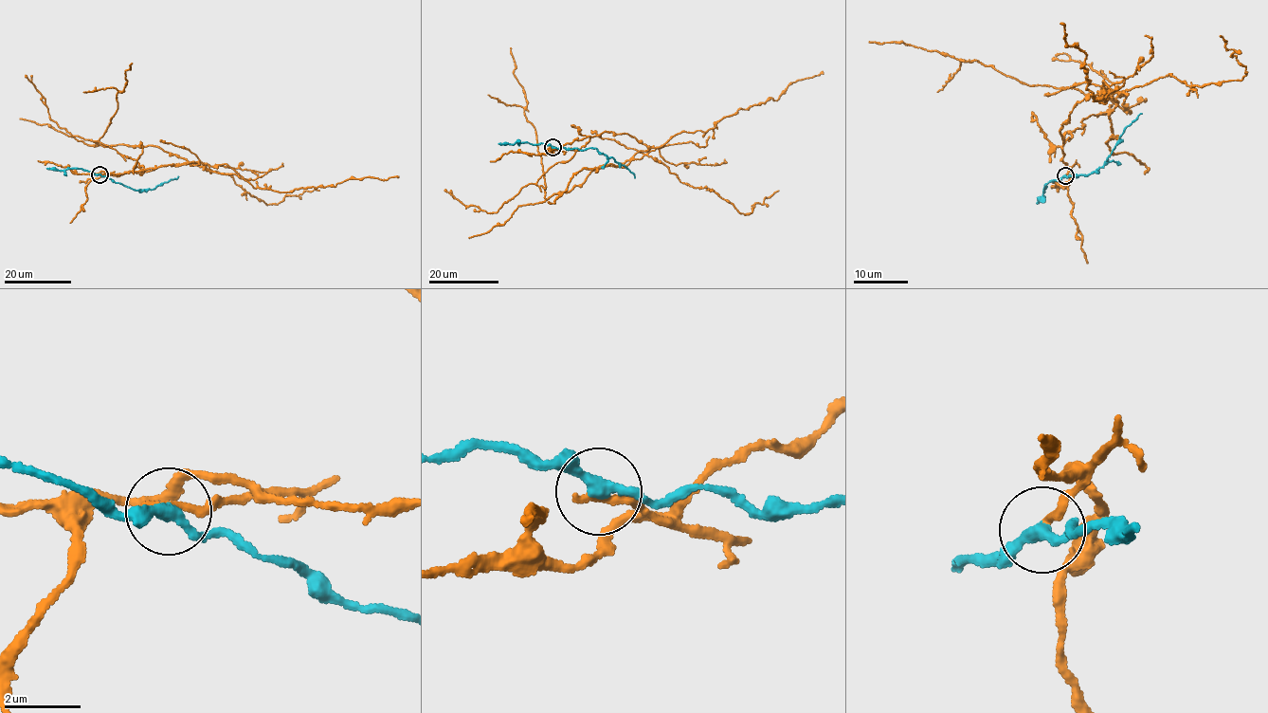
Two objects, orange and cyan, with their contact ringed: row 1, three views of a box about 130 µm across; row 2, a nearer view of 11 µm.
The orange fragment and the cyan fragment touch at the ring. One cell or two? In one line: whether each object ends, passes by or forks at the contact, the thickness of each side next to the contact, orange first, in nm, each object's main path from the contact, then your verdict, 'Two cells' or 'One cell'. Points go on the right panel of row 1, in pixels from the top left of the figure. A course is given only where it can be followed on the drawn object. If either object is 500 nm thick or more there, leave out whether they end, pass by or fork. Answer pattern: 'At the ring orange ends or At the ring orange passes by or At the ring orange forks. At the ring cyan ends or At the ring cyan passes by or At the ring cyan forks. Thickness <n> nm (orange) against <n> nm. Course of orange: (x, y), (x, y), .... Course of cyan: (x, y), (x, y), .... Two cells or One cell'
At the ring orange ends. At the ring cyan passes by. Thickness 240 nm (orange) against 300 nm. Course of orange: (1066, 176), (1059, 132), (1074, 106), (1102, 89), (1124, 95), (1128, 111), (976, 61), (868, 42). Course of cyan: (1064, 176), (1085, 175), (1101, 167), (1124, 128), (1142, 113). Two cells

